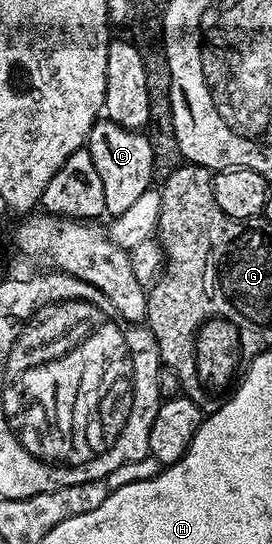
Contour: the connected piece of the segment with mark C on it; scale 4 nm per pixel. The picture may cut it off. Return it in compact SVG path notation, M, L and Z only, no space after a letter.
M100 117L87 134L85 150L93 157L93 165L97 165L97 177L101 177L101 185L105 189L105 212L108 216L125 213L125 209L130 209L137 202L137 197L141 197L141 193L145 193L152 186L153 149L142 130L127 131L123 127L118 127L113 120Z

